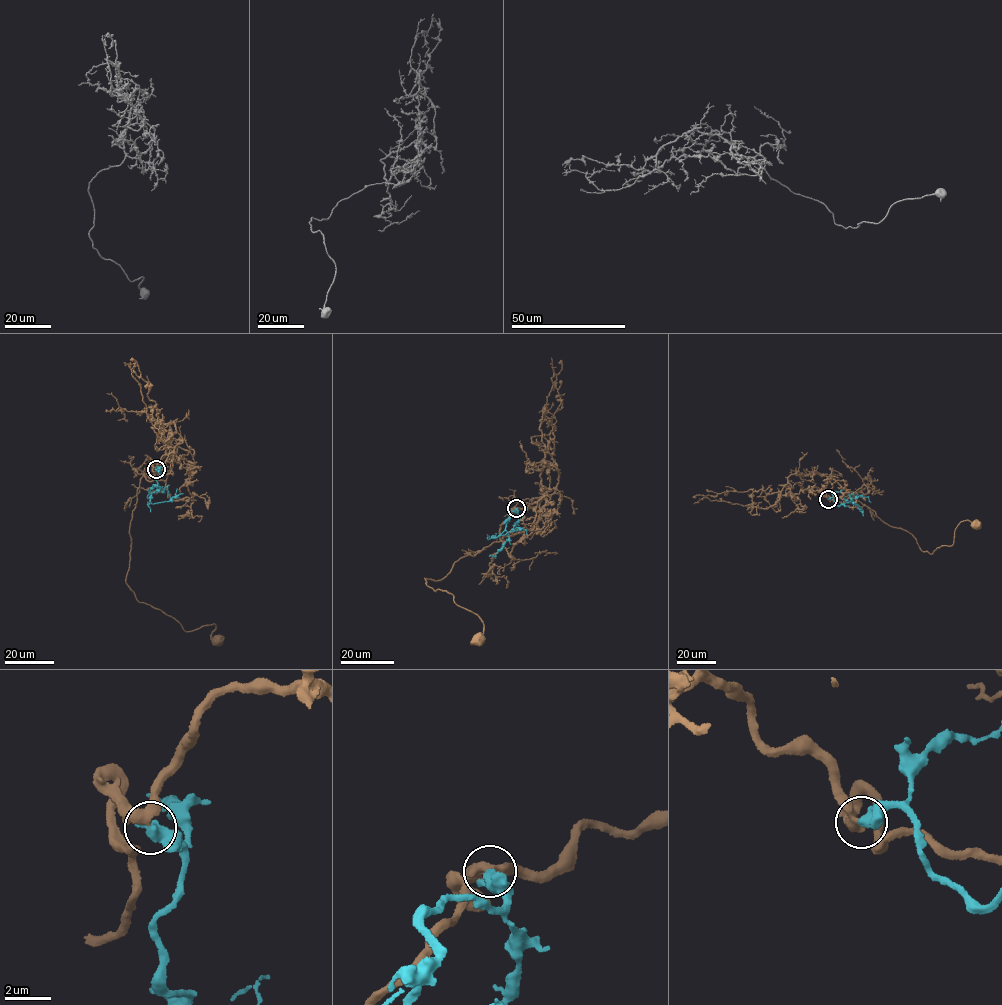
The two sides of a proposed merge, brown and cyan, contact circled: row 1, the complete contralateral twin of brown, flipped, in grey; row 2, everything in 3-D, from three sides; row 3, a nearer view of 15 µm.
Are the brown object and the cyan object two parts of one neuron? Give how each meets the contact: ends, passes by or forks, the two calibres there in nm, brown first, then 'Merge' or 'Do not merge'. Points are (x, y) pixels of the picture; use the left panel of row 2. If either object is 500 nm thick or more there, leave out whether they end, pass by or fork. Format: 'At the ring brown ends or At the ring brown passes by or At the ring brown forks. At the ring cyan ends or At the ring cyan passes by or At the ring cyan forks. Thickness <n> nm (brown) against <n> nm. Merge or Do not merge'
Thickness 360 nm (brown) against 600 nm. Do not merge

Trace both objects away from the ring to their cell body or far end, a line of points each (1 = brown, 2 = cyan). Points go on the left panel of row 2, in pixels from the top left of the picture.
1: (156, 469), (137, 491), (126, 584), (184, 630), (214, 624), (217, 639)
2: (156, 469), (159, 472), (157, 479), (159, 487), (156, 487), (150, 501), (169, 501), (166, 488)

